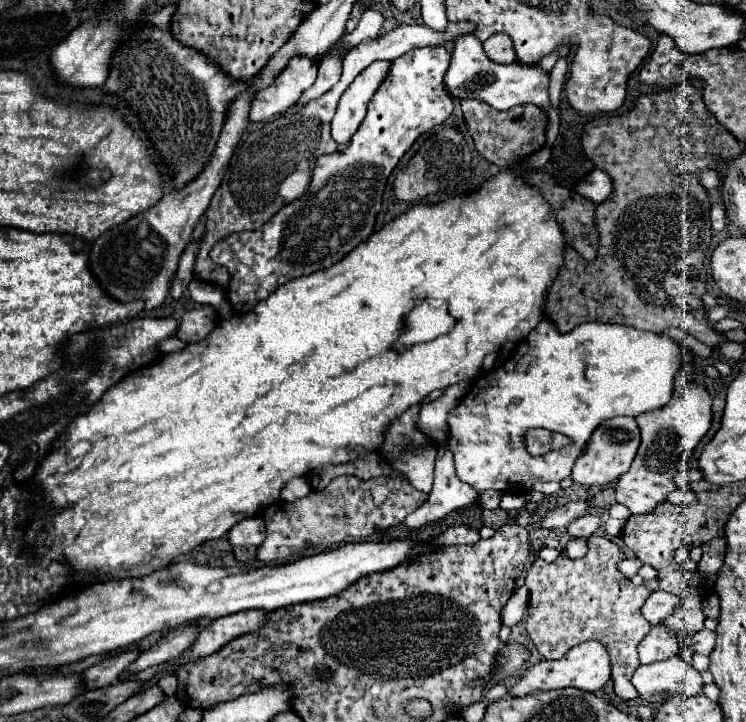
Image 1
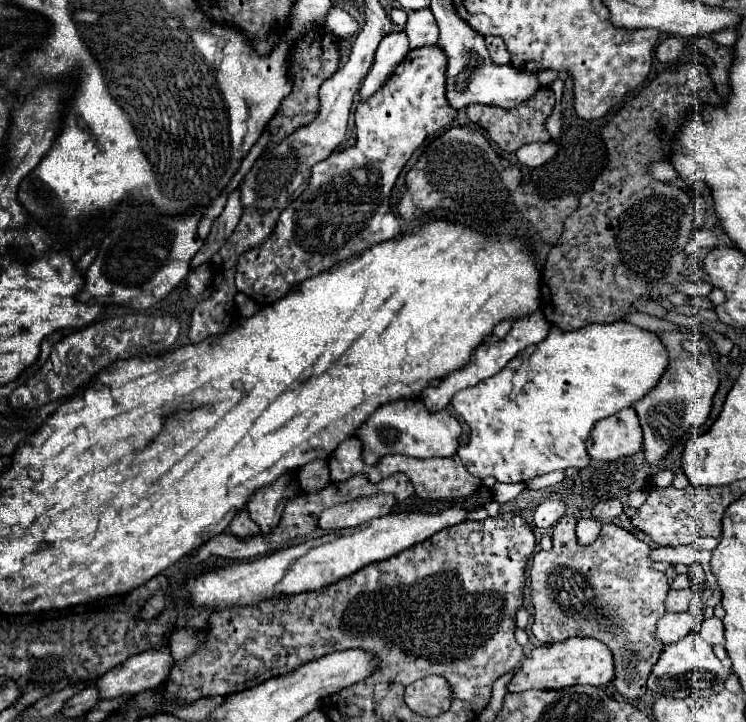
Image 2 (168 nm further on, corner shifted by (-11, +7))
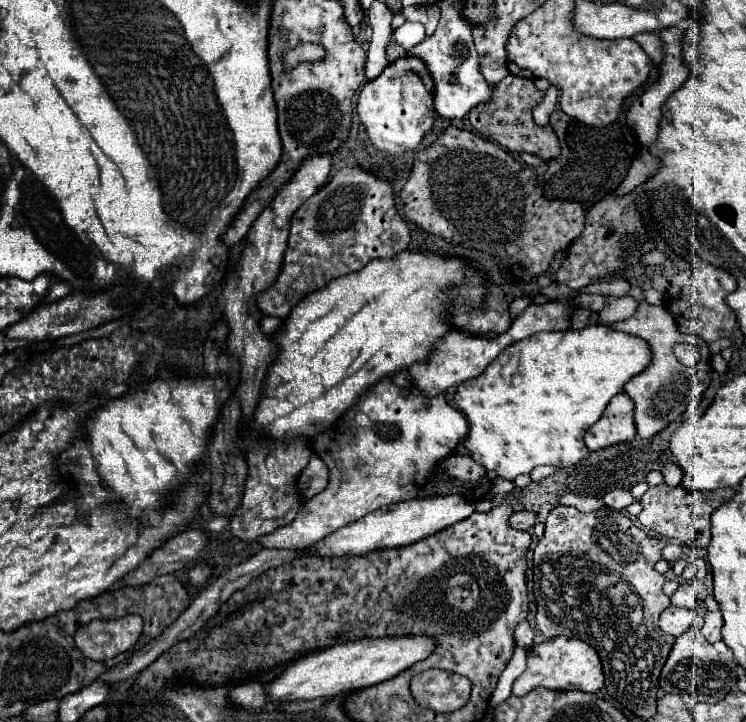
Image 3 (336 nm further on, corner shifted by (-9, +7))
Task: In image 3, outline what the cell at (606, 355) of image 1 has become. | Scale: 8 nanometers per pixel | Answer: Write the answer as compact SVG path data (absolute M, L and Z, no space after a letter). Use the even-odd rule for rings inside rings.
M603 324L567 332L539 332L511 344L505 354L493 360L493 366L485 368L481 376L461 382L455 392L455 402L469 422L463 446L471 452L471 458L507 480L515 480L519 474L529 474L533 468L543 464L567 468L581 462L589 454L583 442L583 432L601 418L605 406L625 386L625 382L649 364L649 346L645 346L641 338L621 334ZM509 360L517 362L517 368L509 378L505 378L499 374L499 366L509 364Z

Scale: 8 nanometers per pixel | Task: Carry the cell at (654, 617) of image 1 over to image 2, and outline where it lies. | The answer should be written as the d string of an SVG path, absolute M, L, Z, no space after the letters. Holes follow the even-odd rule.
M669 590L667 600L665 600L665 608L667 612L687 612L689 610L689 602L693 598L693 590Z

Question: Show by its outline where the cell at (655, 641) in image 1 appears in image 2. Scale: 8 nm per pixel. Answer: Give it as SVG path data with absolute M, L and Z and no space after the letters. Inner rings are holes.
M681 612L681 614L665 614L659 622L657 622L657 630L655 636L659 642L663 642L665 646L675 644L679 640L683 640L683 636L689 634L693 624L693 616L689 612Z

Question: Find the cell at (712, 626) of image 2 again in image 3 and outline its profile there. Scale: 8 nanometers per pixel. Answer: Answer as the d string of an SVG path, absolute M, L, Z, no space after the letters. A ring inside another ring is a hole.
M707 612L705 614L705 624L703 624L703 636L709 642L717 642L721 640L721 628L723 628L723 618L721 612Z

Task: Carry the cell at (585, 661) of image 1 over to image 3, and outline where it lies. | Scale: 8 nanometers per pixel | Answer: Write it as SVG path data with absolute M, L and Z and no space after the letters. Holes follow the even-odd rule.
M557 636L553 640L537 642L527 650L527 668L525 672L515 680L513 694L525 696L531 690L543 686L549 690L581 690L581 692L597 692L603 682L603 668L597 658L597 652L581 642L581 640L569 640L565 636Z

